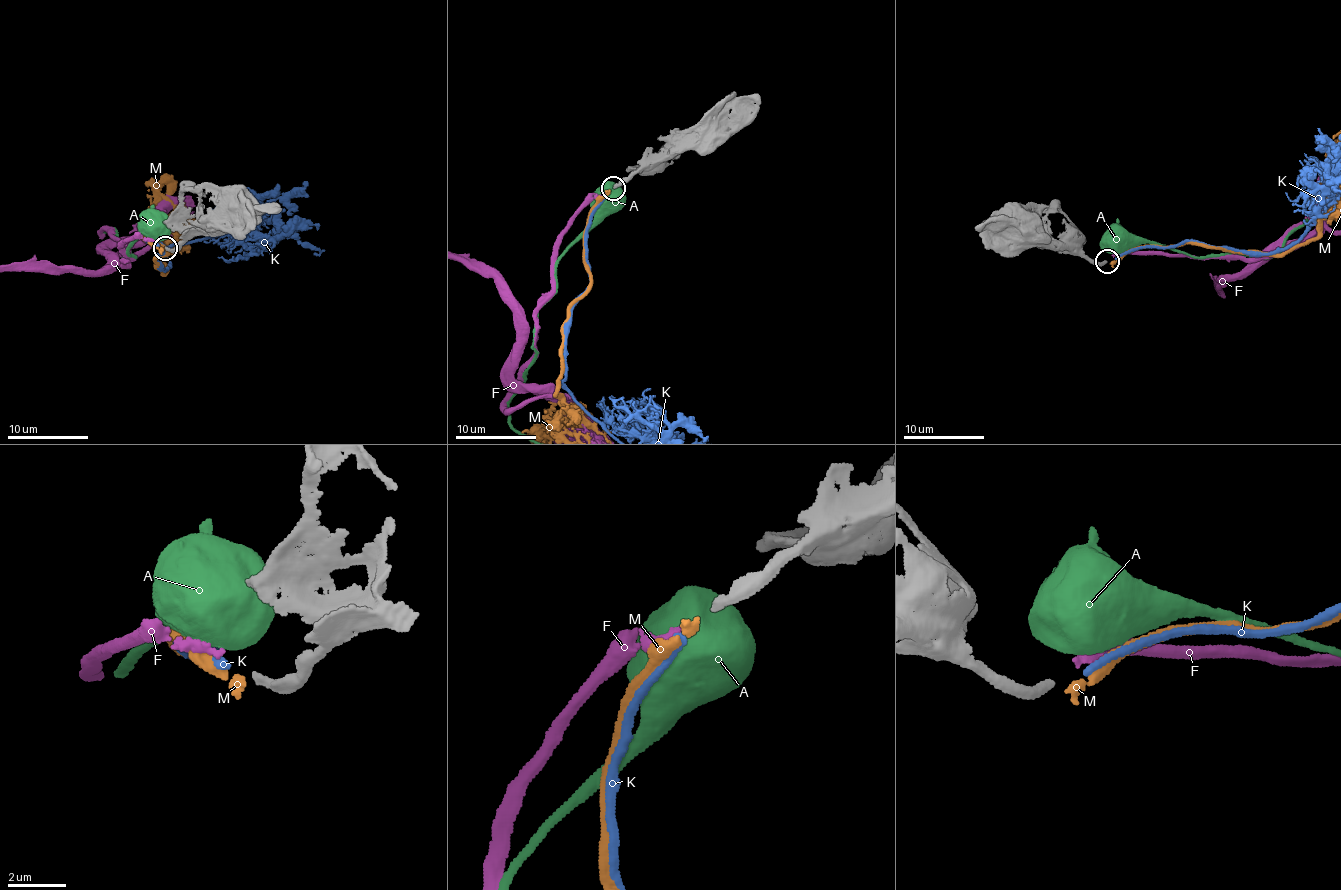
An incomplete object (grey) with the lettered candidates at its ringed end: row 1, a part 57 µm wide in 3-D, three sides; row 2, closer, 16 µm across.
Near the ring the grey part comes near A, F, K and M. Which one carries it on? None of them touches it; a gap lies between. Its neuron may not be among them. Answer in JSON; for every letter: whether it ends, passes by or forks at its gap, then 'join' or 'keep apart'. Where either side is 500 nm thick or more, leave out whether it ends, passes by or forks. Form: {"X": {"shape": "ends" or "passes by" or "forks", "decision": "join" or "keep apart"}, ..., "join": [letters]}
{"A": {"decision": "keep apart"}, "F": {"shape": "ends", "decision": "join"}, "K": {"shape": "ends", "decision": "keep apart"}, "M": {"shape": "ends", "decision": "keep apart"}, "join": ["F"]}

